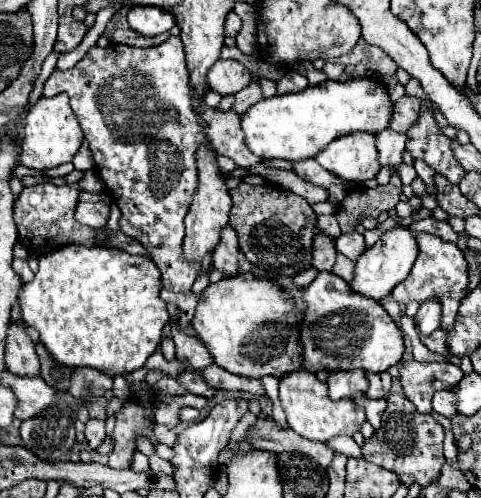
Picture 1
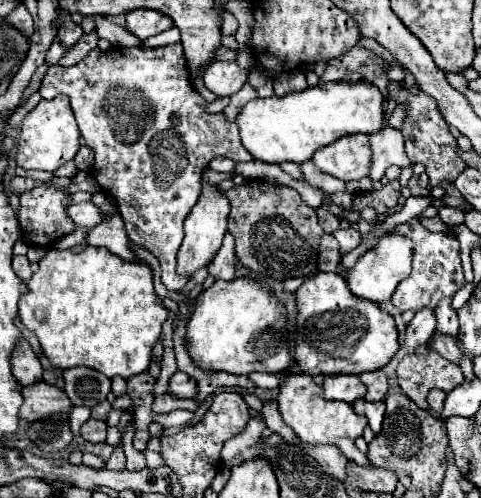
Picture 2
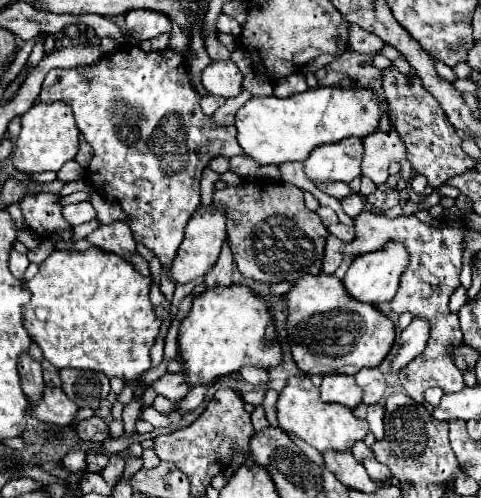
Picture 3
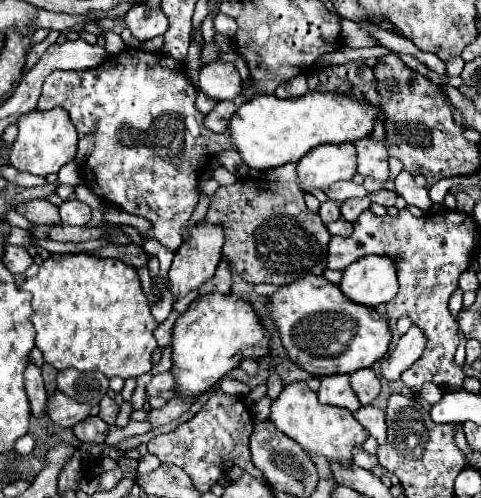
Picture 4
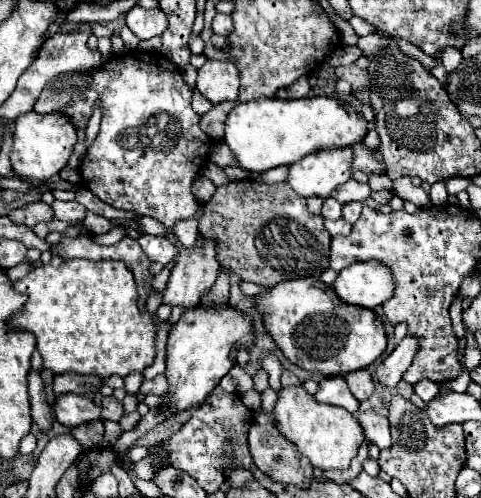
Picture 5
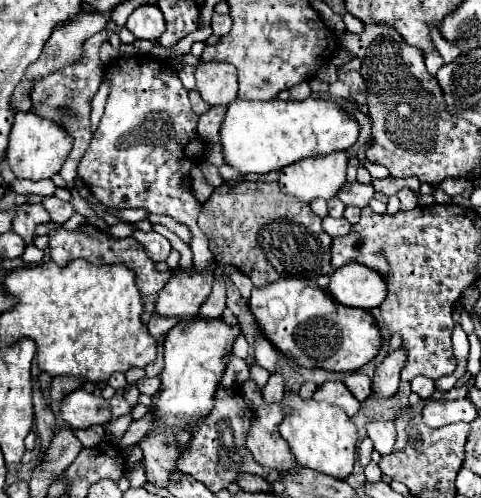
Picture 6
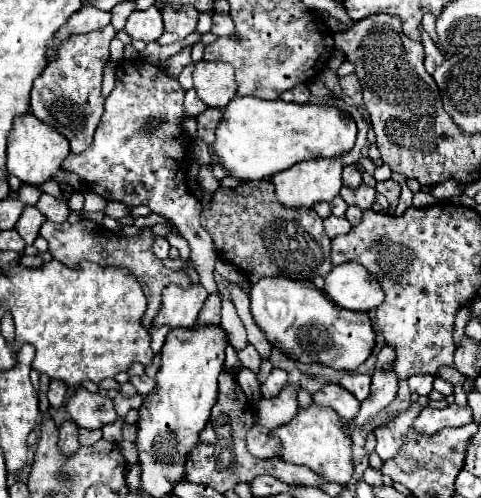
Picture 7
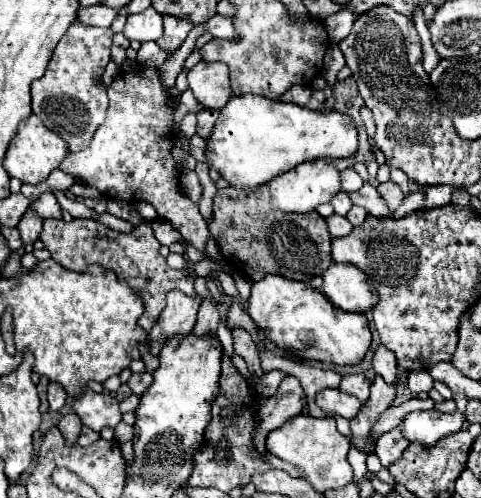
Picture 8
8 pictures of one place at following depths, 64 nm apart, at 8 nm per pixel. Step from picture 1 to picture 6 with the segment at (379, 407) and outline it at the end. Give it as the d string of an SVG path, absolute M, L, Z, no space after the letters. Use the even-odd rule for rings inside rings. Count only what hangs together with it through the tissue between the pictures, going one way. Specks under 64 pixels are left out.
M376 420L370 422L368 426L368 436L374 442L374 448L380 452L380 456L388 456L394 450L394 442L396 442L396 424L392 420L384 422L384 420Z

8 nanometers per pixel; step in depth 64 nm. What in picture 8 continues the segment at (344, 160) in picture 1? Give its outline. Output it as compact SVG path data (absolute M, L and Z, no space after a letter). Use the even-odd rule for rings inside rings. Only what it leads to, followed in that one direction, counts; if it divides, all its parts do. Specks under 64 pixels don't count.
M312 160L312 162L302 162L300 166L292 168L286 174L276 176L274 180L268 182L268 186L272 194L272 200L270 200L272 208L284 210L284 212L306 214L306 212L316 210L318 204L330 202L330 198L340 192L340 176L328 160Z

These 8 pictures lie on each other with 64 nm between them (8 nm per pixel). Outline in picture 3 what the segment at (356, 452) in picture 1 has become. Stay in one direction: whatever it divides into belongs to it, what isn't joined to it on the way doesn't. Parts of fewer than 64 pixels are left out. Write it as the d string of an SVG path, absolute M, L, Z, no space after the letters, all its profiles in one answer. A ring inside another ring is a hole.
M364 459L362 464L366 468L369 476L374 480L381 480L391 474L387 466L380 464L375 459Z

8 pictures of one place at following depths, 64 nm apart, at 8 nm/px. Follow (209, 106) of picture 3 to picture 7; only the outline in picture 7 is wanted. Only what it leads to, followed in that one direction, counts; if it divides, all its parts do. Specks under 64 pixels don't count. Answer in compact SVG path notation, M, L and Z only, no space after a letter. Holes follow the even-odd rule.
M193 88L186 91L184 98L184 110L186 113L196 117L206 110L206 108L207 106L201 100L198 100L198 96L196 96ZM192 94L194 94L194 96L192 96Z

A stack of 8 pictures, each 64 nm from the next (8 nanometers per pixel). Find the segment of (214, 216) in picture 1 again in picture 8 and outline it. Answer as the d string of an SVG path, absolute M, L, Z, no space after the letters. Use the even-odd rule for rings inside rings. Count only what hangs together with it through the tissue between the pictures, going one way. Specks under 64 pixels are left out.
M168 292L166 300L166 308L148 334L150 342L158 340L160 336L164 336L164 340L174 336L188 336L196 324L196 312L202 302L200 298L190 298L182 292Z

